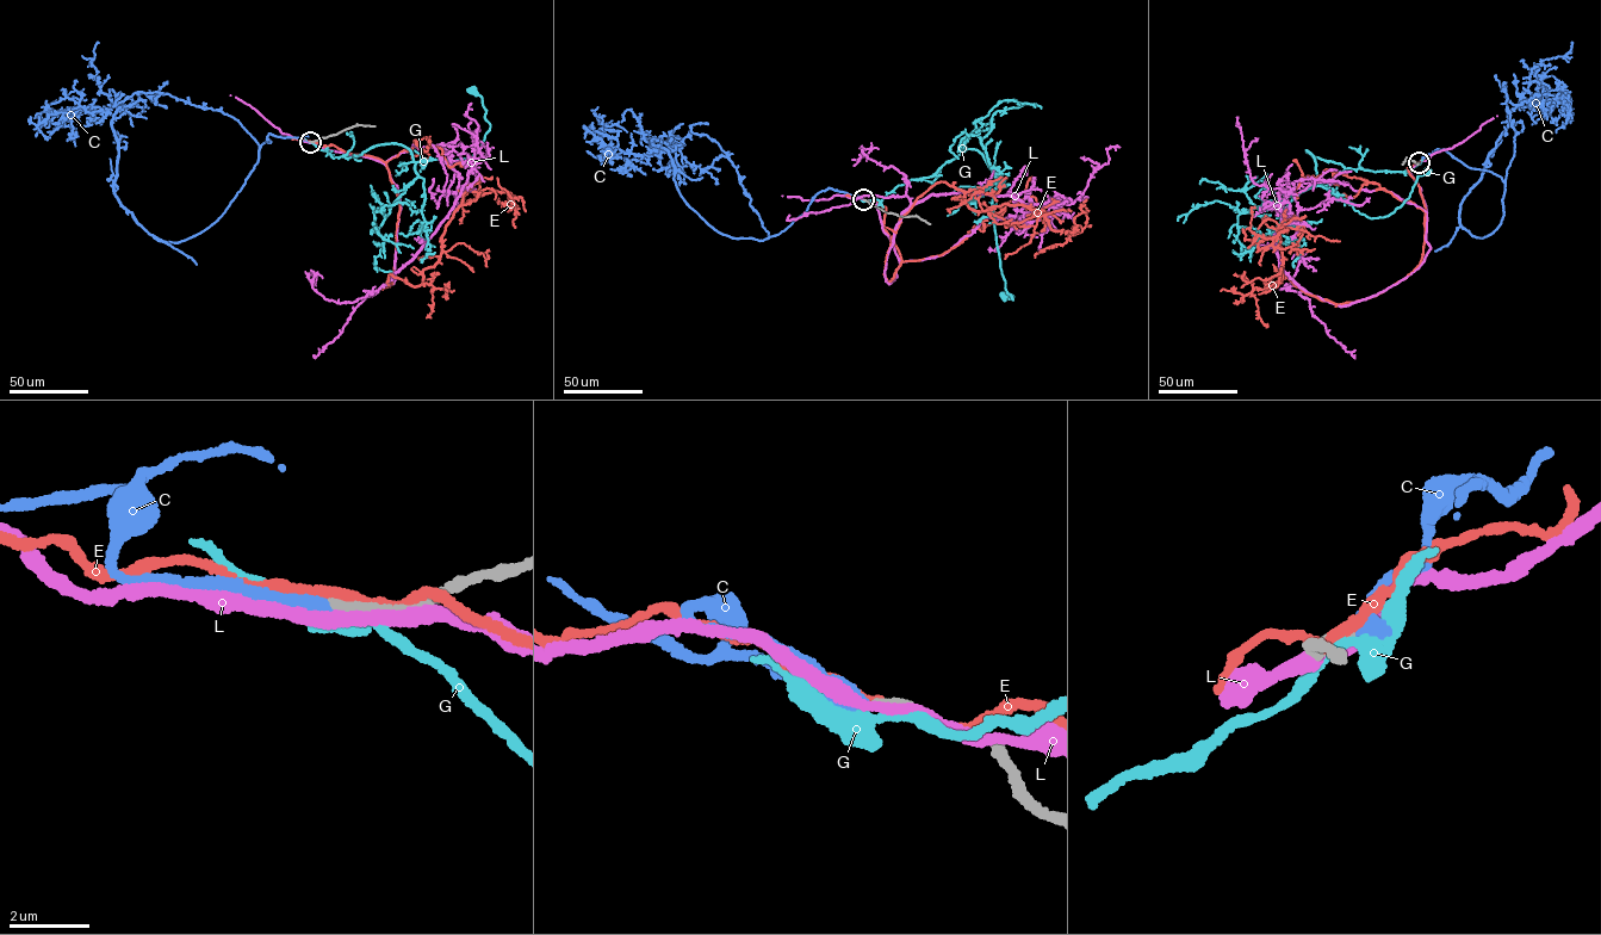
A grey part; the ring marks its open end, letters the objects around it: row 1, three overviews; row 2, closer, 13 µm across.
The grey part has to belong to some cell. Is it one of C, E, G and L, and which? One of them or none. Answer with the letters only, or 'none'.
C

